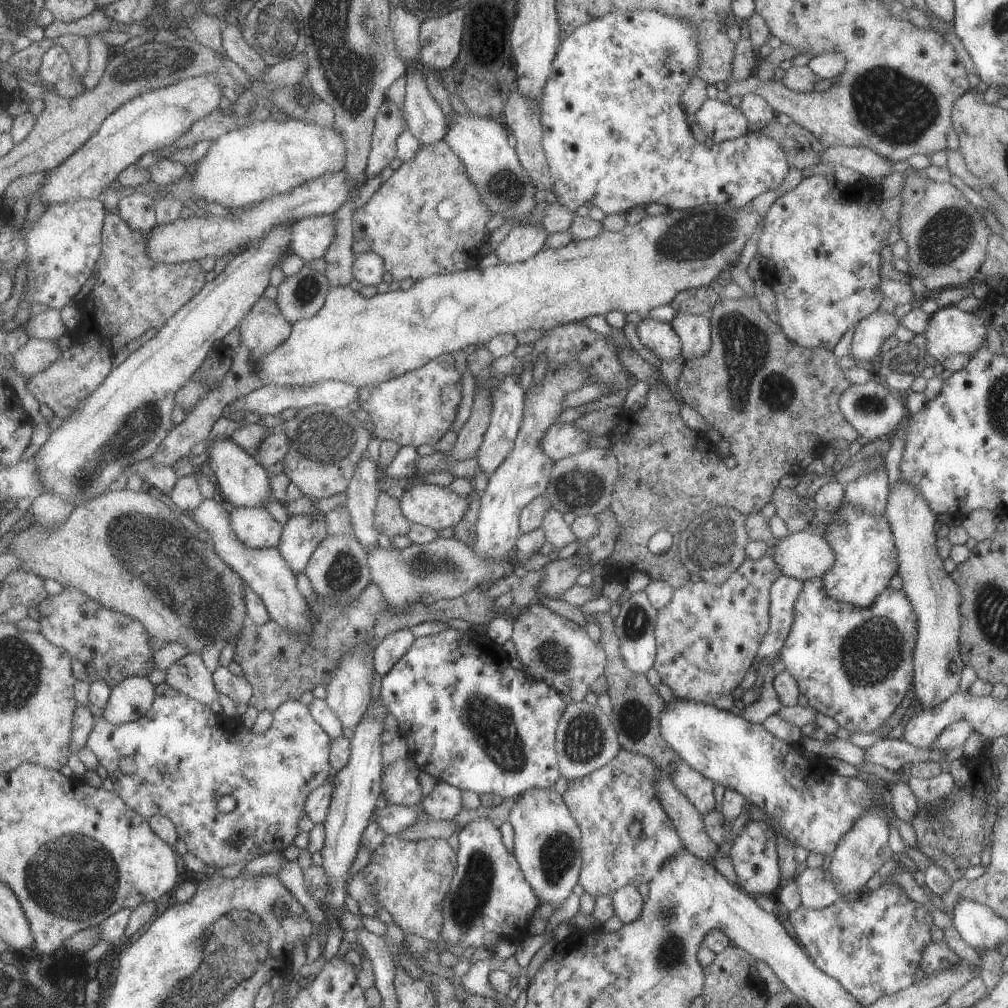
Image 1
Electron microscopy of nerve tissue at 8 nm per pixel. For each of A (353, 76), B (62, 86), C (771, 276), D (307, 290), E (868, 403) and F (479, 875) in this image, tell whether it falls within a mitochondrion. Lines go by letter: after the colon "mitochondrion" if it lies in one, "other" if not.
A: mitochondrion
B: other
C: other
D: mitochondrion
E: mitochondrion
F: mitochondrion

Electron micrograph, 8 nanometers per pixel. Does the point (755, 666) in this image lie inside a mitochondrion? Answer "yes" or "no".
no

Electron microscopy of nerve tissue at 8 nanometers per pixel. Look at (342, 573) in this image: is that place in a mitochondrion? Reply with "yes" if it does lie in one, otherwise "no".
yes

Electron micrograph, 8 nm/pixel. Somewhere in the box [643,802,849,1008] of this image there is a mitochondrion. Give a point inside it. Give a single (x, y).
(670, 955)

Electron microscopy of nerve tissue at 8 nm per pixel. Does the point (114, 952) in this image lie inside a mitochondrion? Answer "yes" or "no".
no

